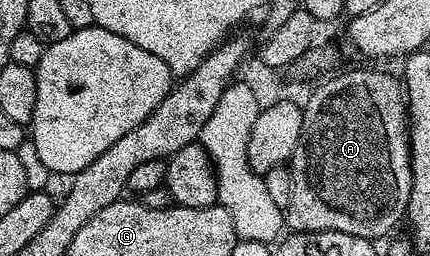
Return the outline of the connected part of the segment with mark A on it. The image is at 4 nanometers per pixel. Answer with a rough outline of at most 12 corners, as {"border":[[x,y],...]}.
{"border":[[400,81],[313,90],[290,231],[378,240],[413,187]]}

